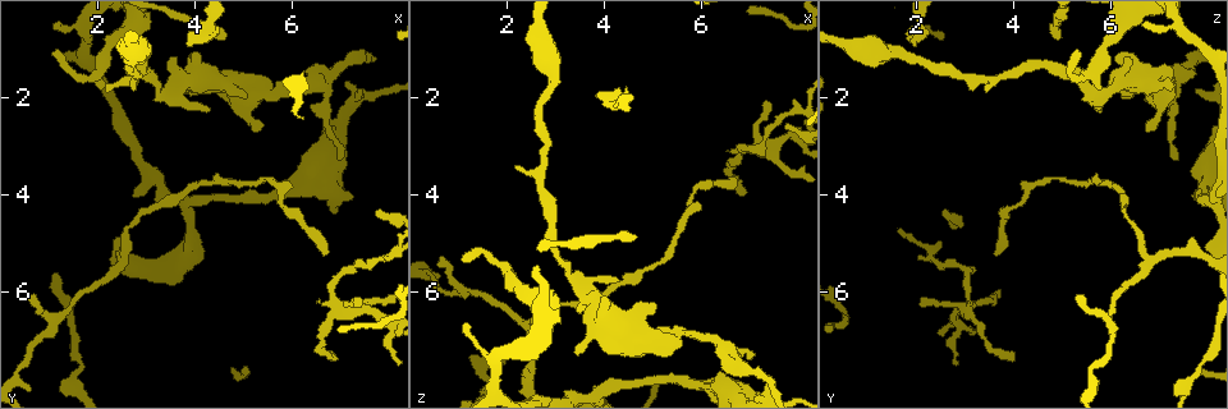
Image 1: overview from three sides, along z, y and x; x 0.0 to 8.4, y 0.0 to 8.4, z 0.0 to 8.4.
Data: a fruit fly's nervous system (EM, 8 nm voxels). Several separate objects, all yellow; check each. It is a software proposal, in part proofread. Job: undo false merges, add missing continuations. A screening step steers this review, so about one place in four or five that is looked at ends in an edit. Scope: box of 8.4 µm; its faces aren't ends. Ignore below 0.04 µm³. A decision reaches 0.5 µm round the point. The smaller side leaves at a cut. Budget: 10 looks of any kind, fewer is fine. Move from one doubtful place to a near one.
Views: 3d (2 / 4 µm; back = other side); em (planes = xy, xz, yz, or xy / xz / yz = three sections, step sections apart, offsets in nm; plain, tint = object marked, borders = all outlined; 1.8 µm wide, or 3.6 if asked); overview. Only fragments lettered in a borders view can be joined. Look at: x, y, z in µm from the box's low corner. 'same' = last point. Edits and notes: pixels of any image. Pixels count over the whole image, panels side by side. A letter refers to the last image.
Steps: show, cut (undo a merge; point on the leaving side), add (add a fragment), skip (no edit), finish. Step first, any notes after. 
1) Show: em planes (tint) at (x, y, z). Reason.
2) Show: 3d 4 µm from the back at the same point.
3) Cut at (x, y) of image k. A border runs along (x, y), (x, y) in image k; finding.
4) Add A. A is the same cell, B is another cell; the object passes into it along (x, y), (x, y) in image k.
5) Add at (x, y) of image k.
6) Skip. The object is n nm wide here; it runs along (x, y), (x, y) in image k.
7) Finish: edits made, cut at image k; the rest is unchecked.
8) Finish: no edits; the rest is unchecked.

Show: em planes (borders) at (3.40, 1.80, 7.20).

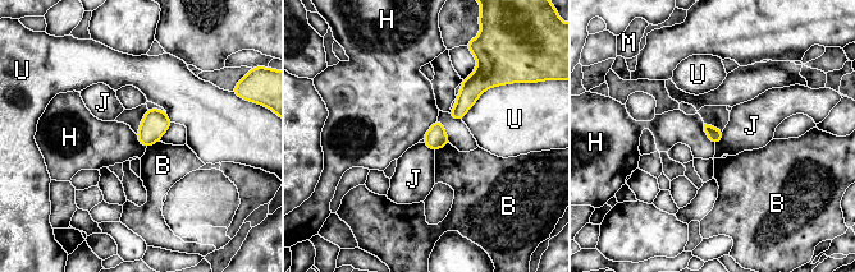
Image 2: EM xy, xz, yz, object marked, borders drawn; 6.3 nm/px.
Skip. The longest contact is with U, 320 nm; B, H, J, M and U are other cells; a border runs along (703, 124), (705, 136), (714, 144) in image 2; none of them fits.

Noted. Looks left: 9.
Show: 3d 4 µm at (1.15, 1.00, 5.25). Branch stops here.

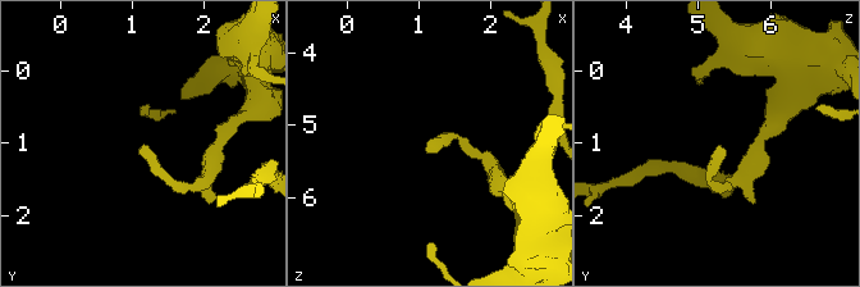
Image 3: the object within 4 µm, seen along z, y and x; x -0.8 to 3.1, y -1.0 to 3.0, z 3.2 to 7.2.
Show: em yz step 8 (borders) at (1.20, 1.05, 5.25). Now the EM.

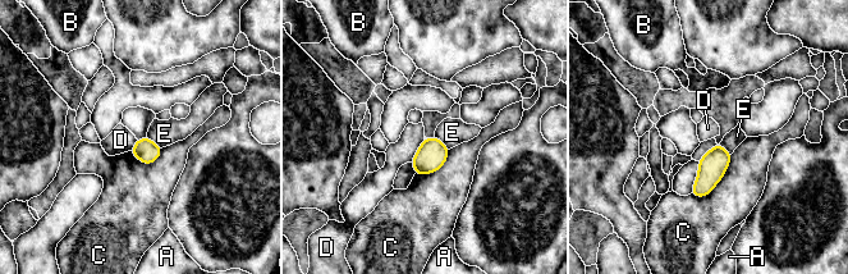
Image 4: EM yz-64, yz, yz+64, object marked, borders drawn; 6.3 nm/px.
Show: em planes (borders) at the same point.

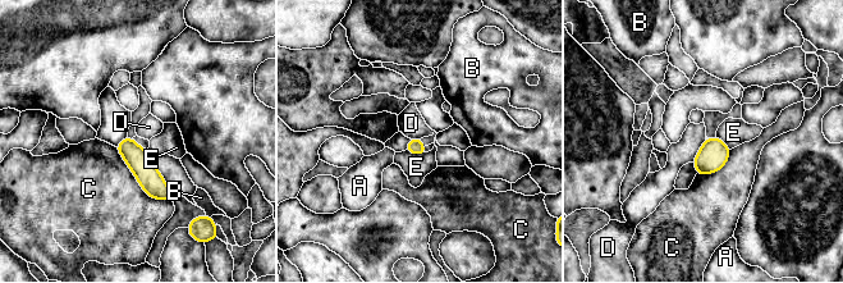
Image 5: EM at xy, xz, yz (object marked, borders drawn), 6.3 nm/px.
Skip. The object is 100 nm wide here; A, B, C, D and E are other cells; a border runs along (705, 138), (692, 161) in image 5; none of them fits.

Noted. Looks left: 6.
Show: em planes (borders) at (5.90, 1.85, 6.80). Sudden change in width.

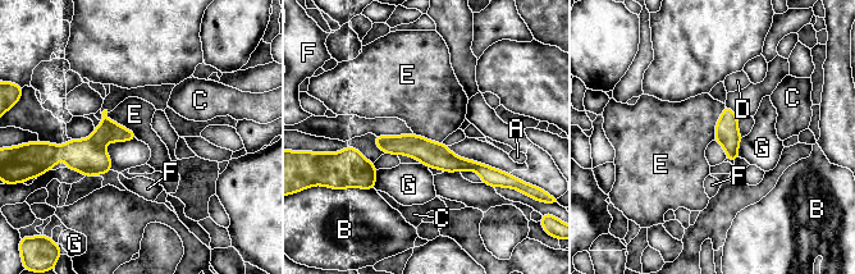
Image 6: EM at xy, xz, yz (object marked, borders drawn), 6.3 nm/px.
Skip. A, B, C, D, E, F and G are other cells; all the same neuron.

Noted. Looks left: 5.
Show: em xy step 4 (borders) at (6.95, 3.30, 7.30). Tapers out.

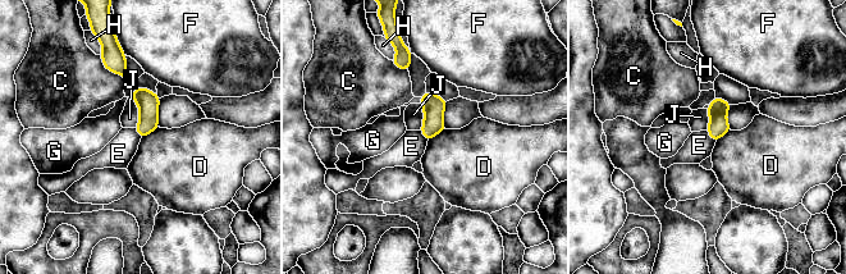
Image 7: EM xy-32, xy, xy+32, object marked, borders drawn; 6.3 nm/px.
Show: em planes (borders) at the same point. Another direction.

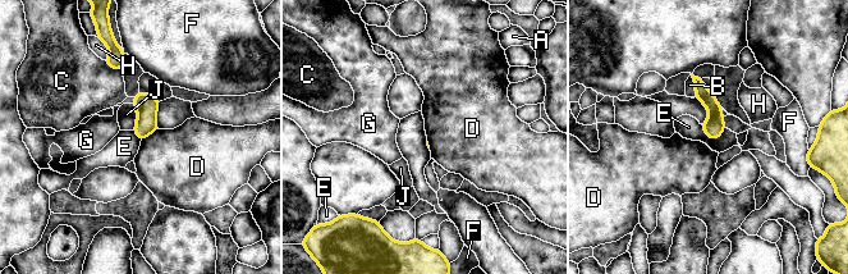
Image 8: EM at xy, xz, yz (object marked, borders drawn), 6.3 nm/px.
Skip. A, B, C, D, E, F, G, H and J are other cells; a border runs along (700, 124), (711, 138), (725, 129) in image 8; none of them fits.

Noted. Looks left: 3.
Finish: no edits; the rest is unchecked.

